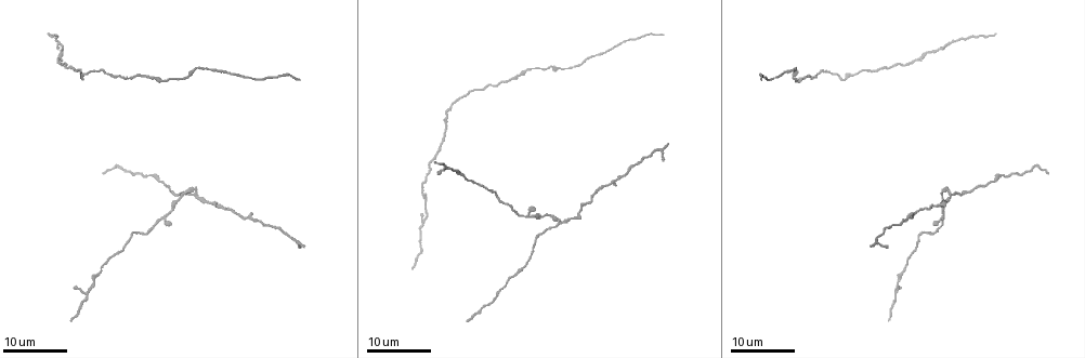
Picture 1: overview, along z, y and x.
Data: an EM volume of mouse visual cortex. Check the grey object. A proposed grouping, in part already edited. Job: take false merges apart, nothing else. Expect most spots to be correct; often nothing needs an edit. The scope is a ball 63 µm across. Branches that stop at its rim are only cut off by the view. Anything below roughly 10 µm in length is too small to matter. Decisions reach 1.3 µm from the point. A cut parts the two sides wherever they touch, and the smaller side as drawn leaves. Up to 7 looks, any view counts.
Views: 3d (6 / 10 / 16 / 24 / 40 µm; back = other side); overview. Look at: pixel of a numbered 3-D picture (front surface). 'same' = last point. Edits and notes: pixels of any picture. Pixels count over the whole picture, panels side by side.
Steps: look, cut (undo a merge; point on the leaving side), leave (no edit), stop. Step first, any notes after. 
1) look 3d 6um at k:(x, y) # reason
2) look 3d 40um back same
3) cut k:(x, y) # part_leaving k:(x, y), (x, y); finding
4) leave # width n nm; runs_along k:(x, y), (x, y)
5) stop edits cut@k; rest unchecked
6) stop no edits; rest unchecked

look 3d 24um at 1:(427, 213) # sudden change in width

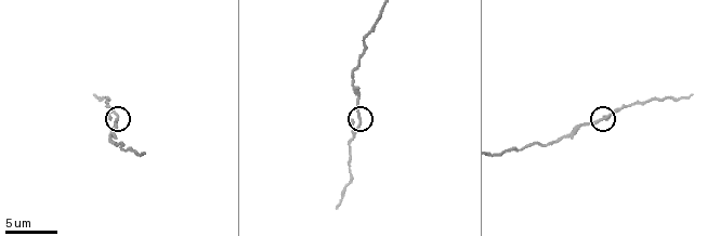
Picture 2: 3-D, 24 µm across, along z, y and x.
look 3d 6um at 2:(606, 117)

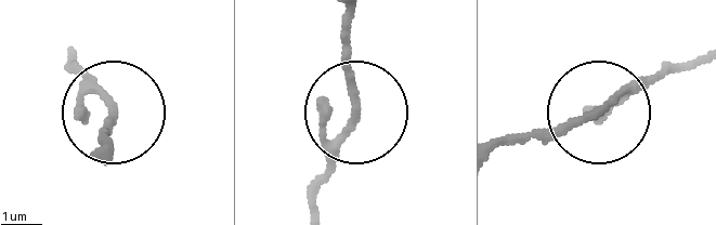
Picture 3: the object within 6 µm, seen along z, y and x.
leave # runs_along 3:(72, 57), (113, 116), (103, 147); one cell here

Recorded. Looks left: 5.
look 3d 16um at 1:(531, 68) # sudden change in width

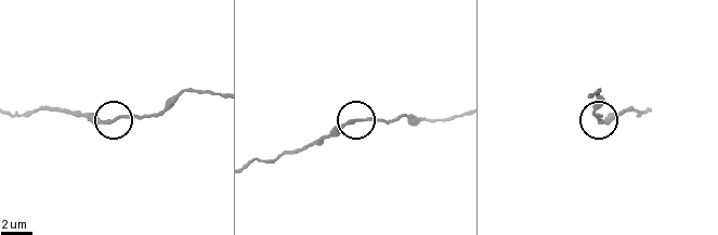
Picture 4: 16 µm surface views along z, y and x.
look 3d 6um at 4:(354, 122) # closer look

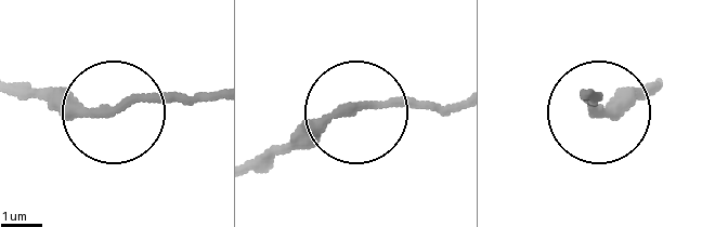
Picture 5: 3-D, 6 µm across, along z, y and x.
leave # runs_along 5:(16, 87), (57, 87), (99, 107), (213, 96); all the same cell

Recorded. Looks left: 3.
look 3d 16um at 1:(446, 115) # thick turns thin

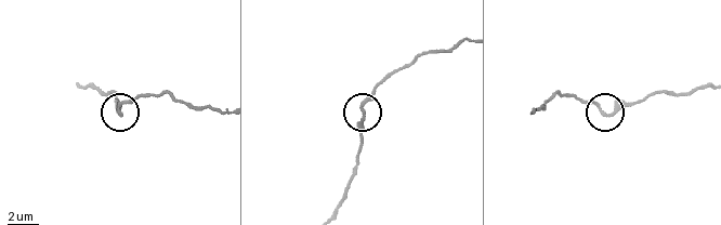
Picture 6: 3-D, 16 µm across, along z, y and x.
look 3d 6um at 6:(364, 109)

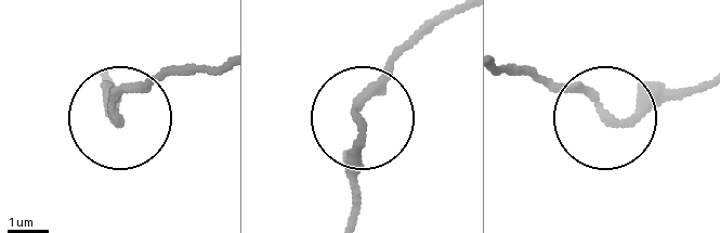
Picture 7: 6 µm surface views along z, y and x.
leave # width 190 nm; runs_along 7:(106, 76), (123, 117), (123, 96), (161, 69); continuous, no second cell

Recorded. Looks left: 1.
stop no edits; rest unchecked

